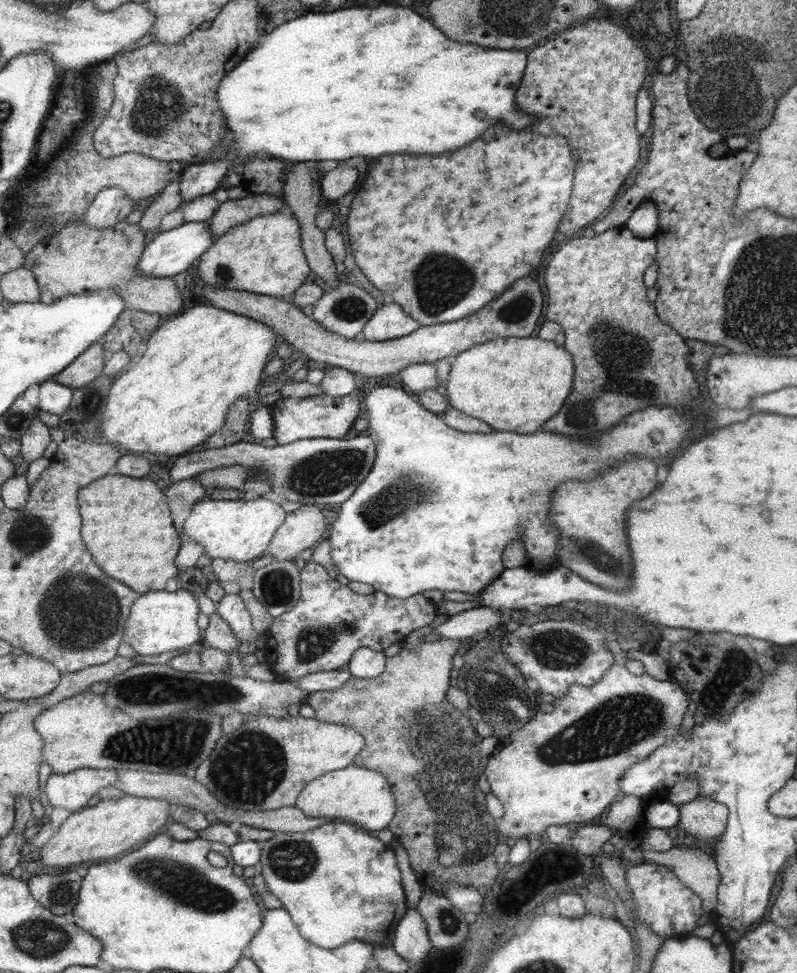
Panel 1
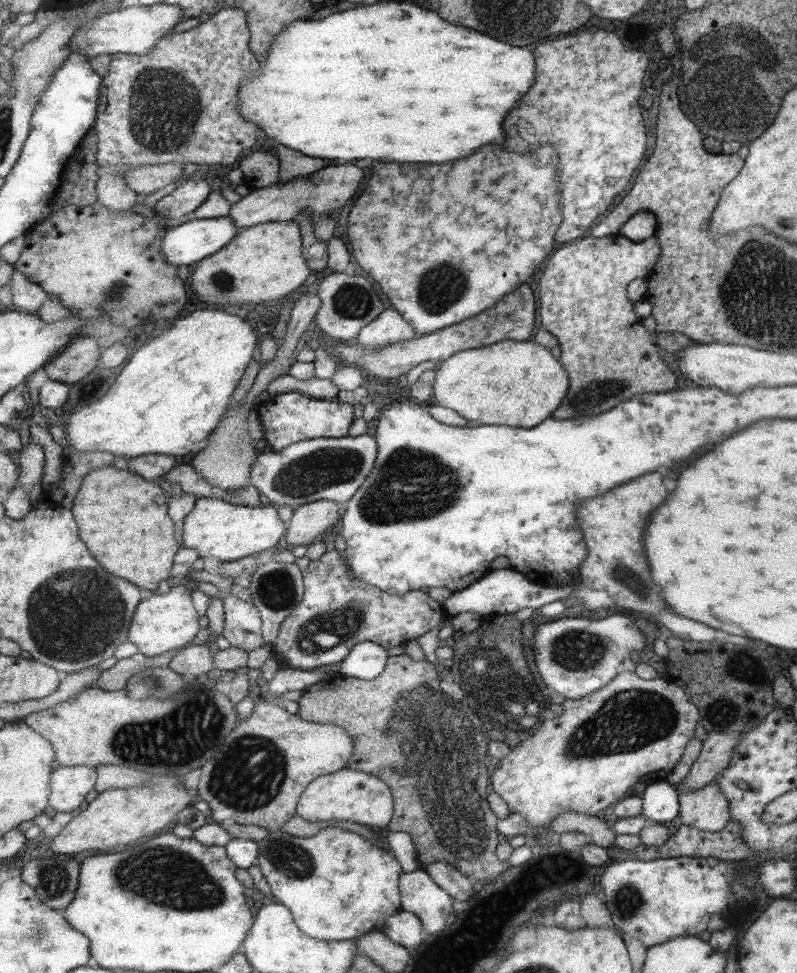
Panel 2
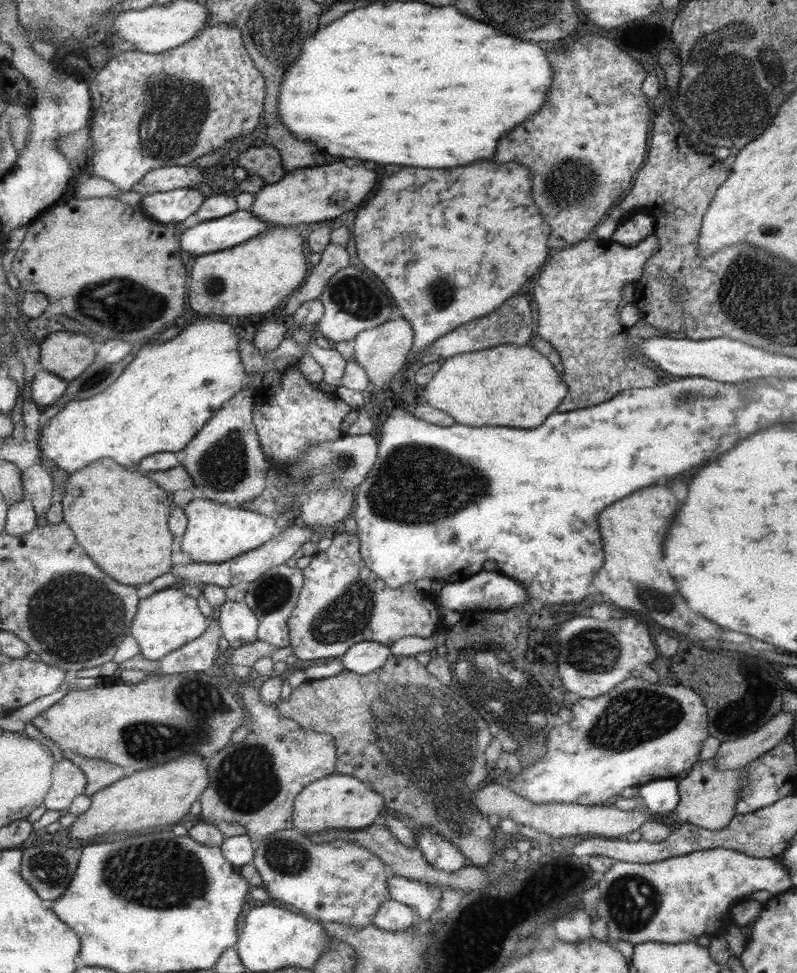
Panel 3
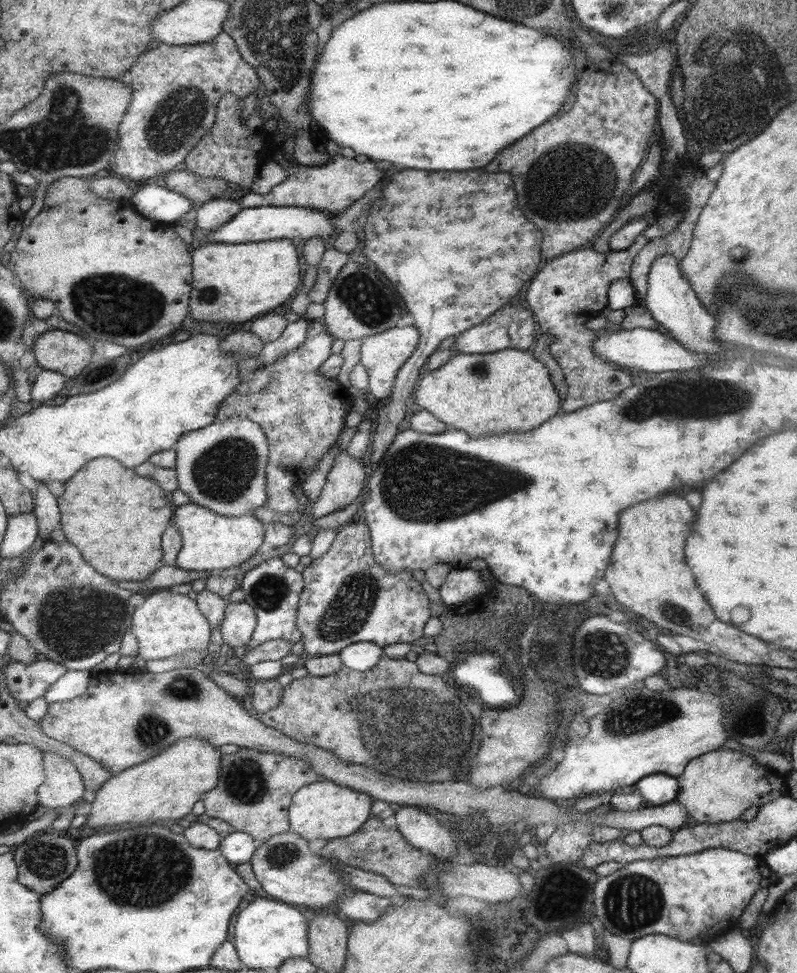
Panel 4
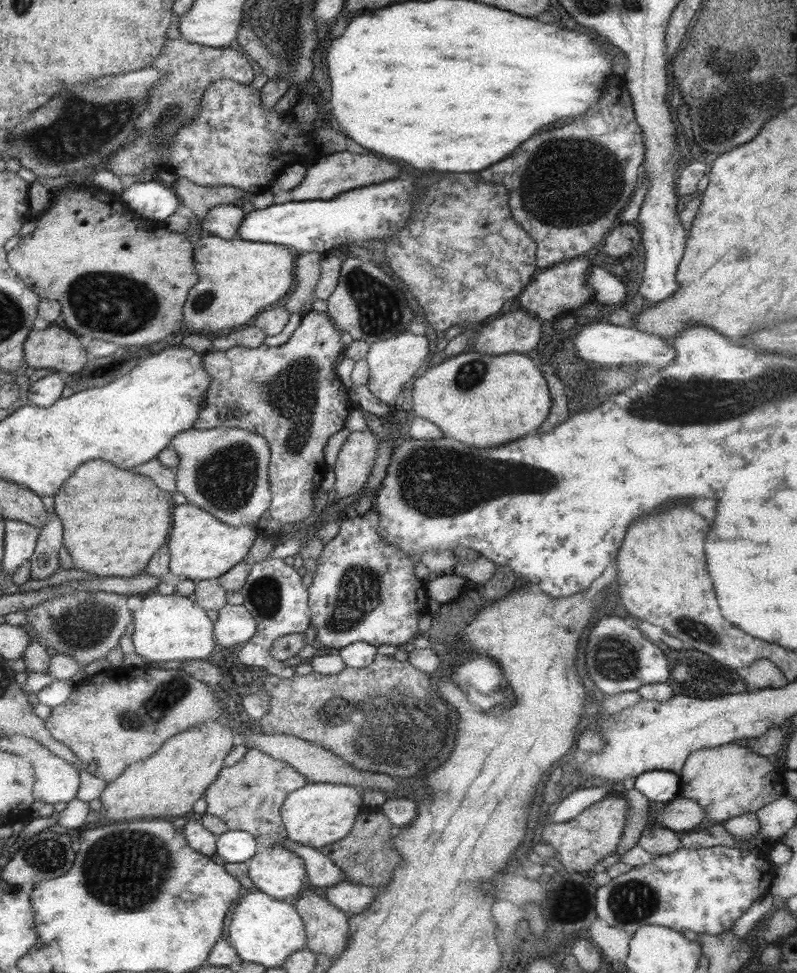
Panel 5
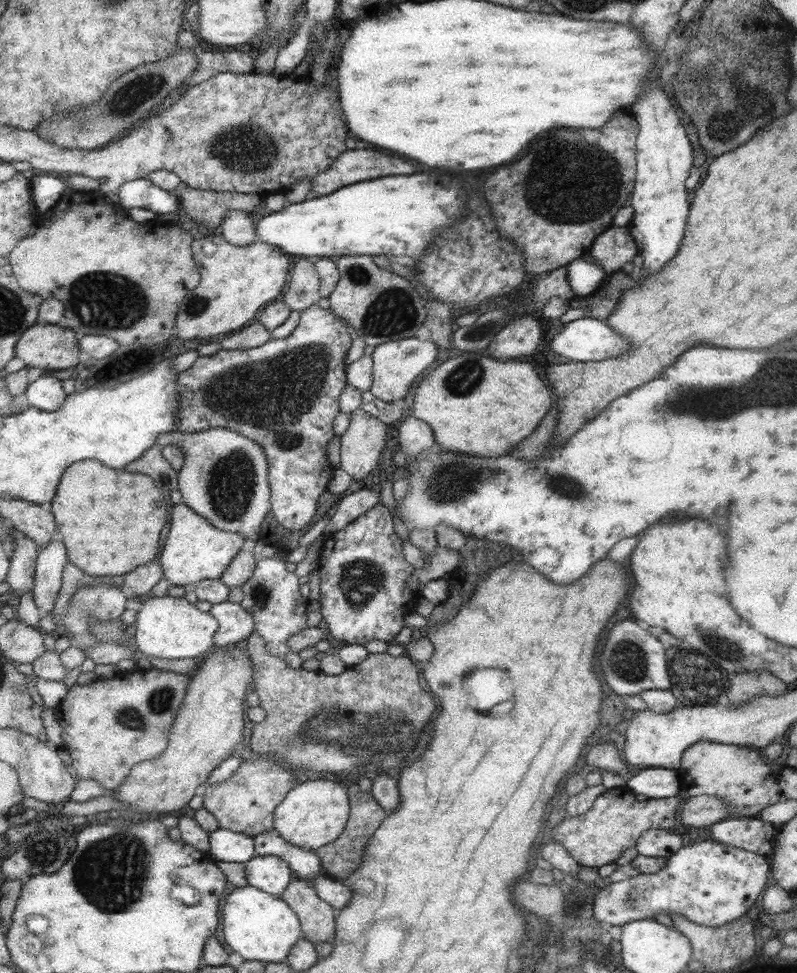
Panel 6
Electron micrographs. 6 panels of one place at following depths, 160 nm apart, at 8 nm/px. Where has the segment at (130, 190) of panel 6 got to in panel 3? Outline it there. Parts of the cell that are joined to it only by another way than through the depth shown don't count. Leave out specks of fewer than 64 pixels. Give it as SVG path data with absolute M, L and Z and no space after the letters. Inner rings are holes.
M176 188L153 194L142 192L139 205L145 215L154 221L163 224L183 222L189 214L193 214L200 207L204 197L196 188Z

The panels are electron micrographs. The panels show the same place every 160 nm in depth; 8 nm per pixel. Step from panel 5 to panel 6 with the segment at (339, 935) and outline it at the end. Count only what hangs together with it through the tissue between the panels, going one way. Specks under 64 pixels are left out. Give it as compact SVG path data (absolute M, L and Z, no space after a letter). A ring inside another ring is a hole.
M293 877L279 898L299 918L301 938L313 944L332 942L335 935L334 908L320 899L308 881Z

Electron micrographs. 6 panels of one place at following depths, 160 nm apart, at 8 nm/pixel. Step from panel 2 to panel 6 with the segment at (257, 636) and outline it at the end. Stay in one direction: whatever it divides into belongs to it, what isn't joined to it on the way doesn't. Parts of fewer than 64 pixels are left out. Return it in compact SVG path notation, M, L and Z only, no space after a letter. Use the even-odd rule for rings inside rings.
M228 601L213 604L208 614L219 622L215 634L216 647L242 645L253 629L251 616L239 606Z

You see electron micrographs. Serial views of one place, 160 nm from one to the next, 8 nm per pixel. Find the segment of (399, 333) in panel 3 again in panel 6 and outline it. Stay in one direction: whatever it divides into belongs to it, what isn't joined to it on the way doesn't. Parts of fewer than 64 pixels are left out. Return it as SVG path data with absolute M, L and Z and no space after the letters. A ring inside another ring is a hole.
M417 337L393 340L377 345L372 358L372 385L369 392L386 403L396 403L407 394L409 384L437 358L437 346L431 342L419 342Z

